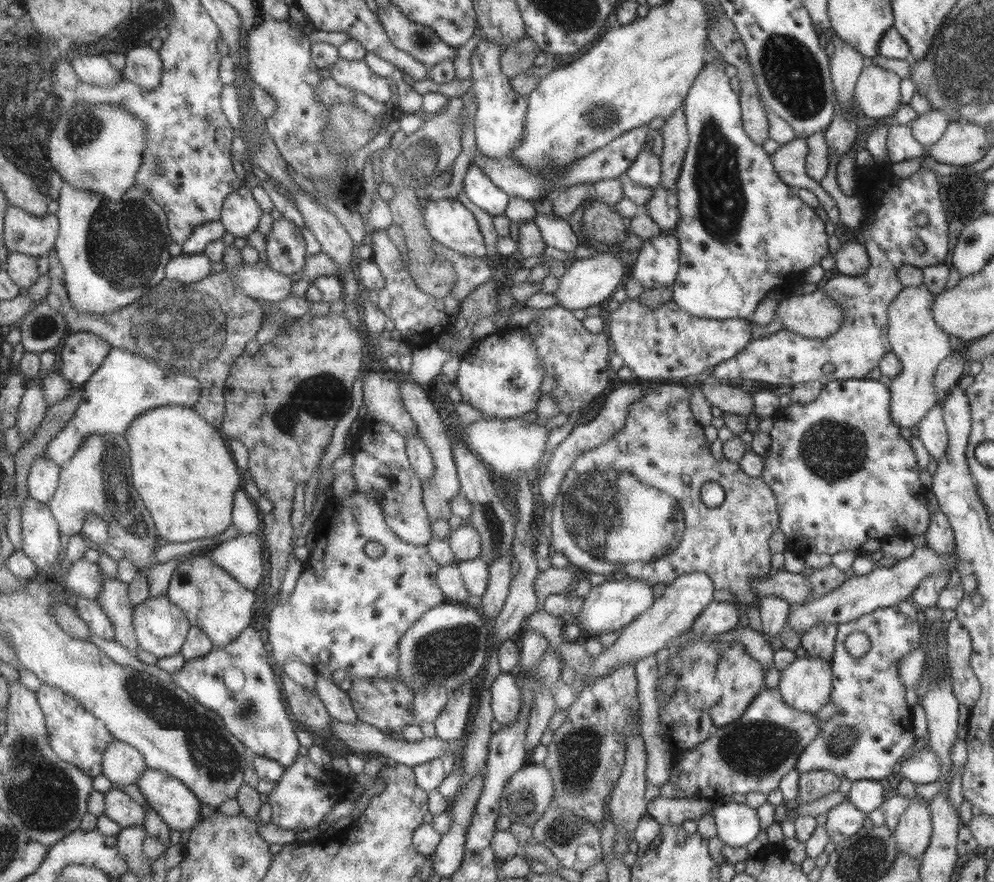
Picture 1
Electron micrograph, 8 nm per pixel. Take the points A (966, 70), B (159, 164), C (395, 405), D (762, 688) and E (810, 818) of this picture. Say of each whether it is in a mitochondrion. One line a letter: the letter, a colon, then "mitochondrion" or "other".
A: mitochondrion
B: mitochondrion
C: other
D: other
E: other

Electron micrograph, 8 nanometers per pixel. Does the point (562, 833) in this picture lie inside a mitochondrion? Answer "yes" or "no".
yes

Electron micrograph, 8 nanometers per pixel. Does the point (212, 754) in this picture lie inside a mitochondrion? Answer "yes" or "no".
yes

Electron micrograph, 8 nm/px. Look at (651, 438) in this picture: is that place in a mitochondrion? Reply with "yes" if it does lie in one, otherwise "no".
no

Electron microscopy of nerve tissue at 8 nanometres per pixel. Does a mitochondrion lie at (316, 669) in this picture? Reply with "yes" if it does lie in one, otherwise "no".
no

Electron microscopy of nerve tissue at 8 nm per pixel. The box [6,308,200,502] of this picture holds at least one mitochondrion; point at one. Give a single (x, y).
(43, 326)

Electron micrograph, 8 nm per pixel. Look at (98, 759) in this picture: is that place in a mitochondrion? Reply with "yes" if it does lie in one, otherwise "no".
no

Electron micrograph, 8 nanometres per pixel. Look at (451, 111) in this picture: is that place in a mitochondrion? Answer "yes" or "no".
no

